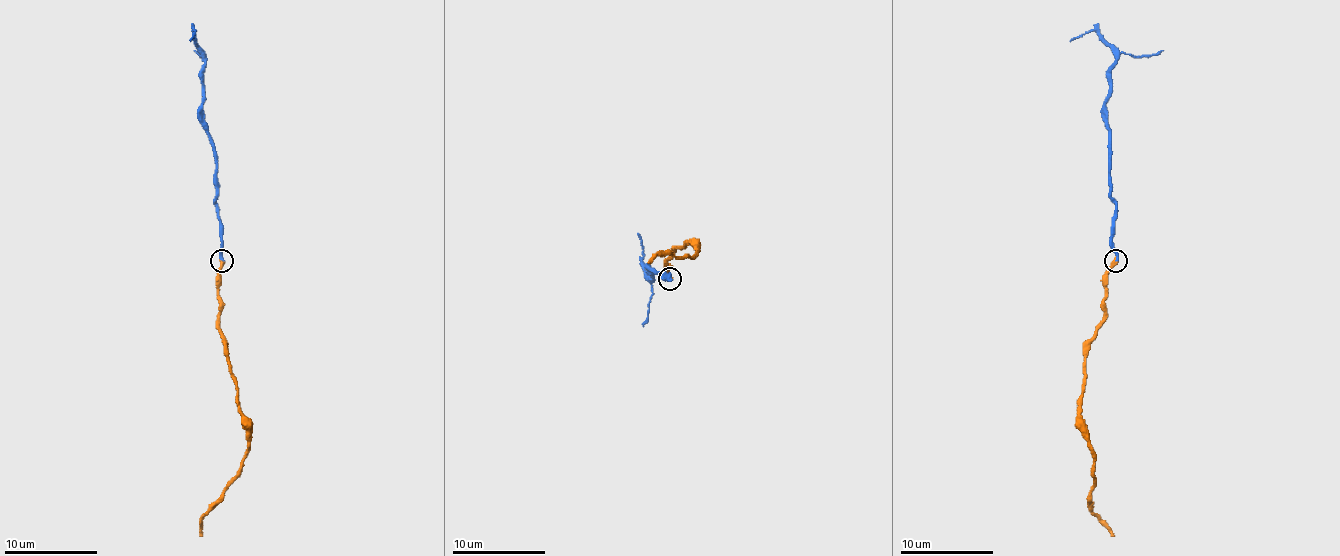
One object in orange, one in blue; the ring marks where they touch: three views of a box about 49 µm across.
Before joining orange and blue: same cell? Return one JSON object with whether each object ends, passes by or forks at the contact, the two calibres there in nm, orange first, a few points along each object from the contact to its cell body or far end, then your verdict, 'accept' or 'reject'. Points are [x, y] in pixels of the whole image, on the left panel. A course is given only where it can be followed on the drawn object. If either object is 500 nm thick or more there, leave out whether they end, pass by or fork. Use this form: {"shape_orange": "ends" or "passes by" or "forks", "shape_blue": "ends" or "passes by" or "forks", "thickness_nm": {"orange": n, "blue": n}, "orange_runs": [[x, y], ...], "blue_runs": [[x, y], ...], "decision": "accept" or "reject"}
{"shape_orange": "ends", "shape_blue": "ends", "thickness_nm": {"orange": 400, "blue": 200}, "orange_runs": [[222, 261], [218, 275], [220, 321], [236, 405], [243, 414], [248, 442], [241, 472], [201, 519], [201, 535]], "blue_runs": [[222, 261], [220, 219], [215, 208], [215, 147], [201, 110], [204, 52], [197, 45], [194, 31], [190, 40]], "decision": "accept"}

